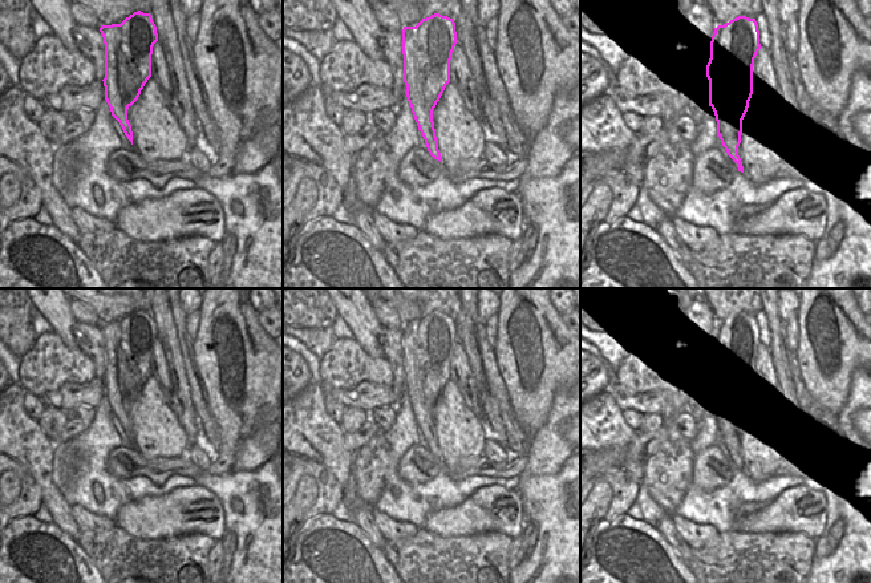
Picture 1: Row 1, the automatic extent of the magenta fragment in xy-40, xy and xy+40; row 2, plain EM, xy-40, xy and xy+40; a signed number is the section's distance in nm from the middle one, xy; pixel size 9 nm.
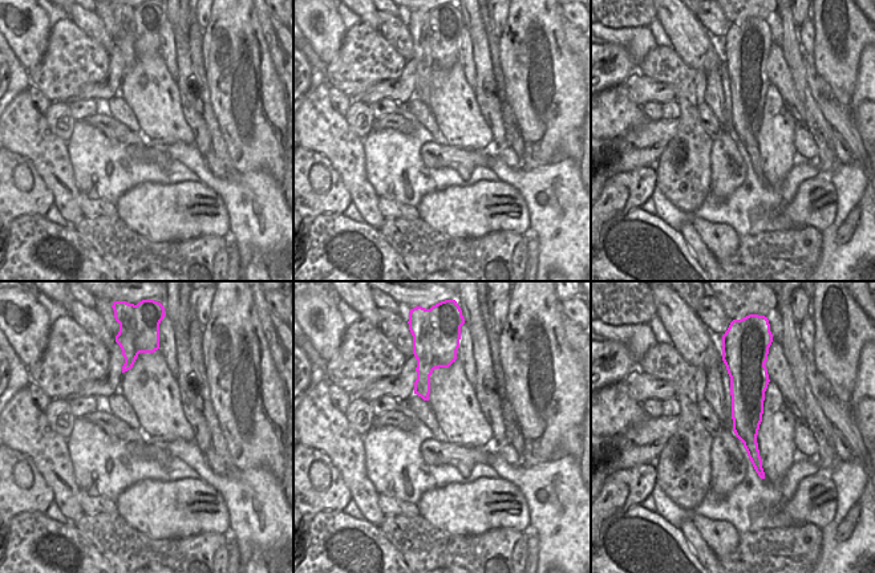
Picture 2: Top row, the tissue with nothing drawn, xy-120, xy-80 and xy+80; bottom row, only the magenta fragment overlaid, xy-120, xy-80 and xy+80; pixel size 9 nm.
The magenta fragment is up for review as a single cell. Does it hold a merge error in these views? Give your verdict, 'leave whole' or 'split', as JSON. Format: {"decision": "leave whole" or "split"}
{"decision": "split"}

